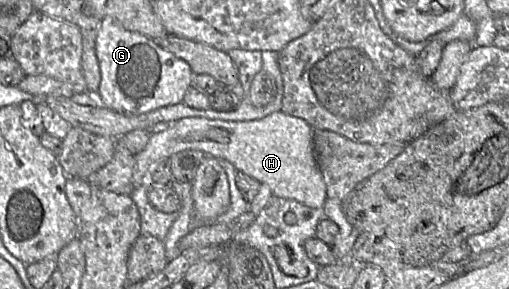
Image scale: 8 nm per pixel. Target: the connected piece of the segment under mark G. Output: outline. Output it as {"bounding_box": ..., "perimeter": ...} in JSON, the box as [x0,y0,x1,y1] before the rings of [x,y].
{"bounding_box":[95,18,194,115],"perimeter":[[[112,18],[100,19],[95,52],[101,81],[98,94],[105,107],[126,115],[140,115],[155,109],[181,103],[186,90],[193,85],[194,73],[190,65],[144,34],[130,31]]]}

